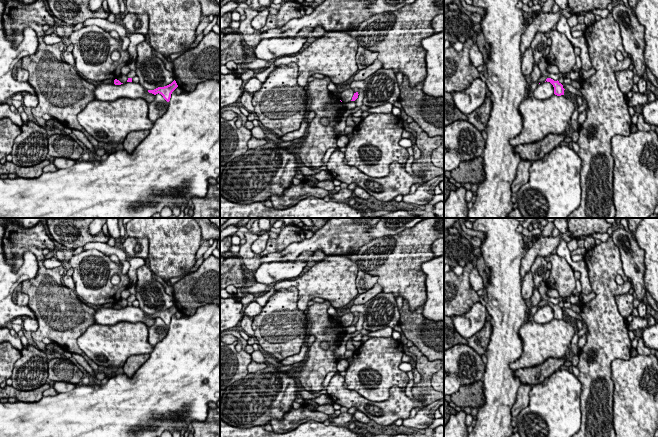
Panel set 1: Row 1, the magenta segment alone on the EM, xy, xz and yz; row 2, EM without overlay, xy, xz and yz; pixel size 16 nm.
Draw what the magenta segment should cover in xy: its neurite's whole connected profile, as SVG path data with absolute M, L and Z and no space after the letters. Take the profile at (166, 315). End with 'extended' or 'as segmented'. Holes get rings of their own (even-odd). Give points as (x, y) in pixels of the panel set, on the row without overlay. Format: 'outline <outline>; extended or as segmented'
outline M174 304L171 308L164 310L164 311L158 311L154 314L148 314L149 317L152 317L154 319L161 318L163 322L169 326L171 322L172 316L178 311L176 305Z; as segmented

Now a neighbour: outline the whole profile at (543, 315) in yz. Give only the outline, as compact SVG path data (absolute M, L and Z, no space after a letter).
M547 305L539 308L533 316L533 320L539 324L549 323L552 319L554 319L554 311Z

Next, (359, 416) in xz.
M356 411L354 414L353 414L353 418L355 421L358 421L358 422L361 422L361 423L370 423L371 422L371 419L366 415L364 414L363 412L361 411Z

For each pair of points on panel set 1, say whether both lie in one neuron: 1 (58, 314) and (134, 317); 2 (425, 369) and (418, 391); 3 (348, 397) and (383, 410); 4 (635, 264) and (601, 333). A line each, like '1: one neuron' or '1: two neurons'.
1: two neurons
2: one neuron
3: one neuron
4: two neurons

